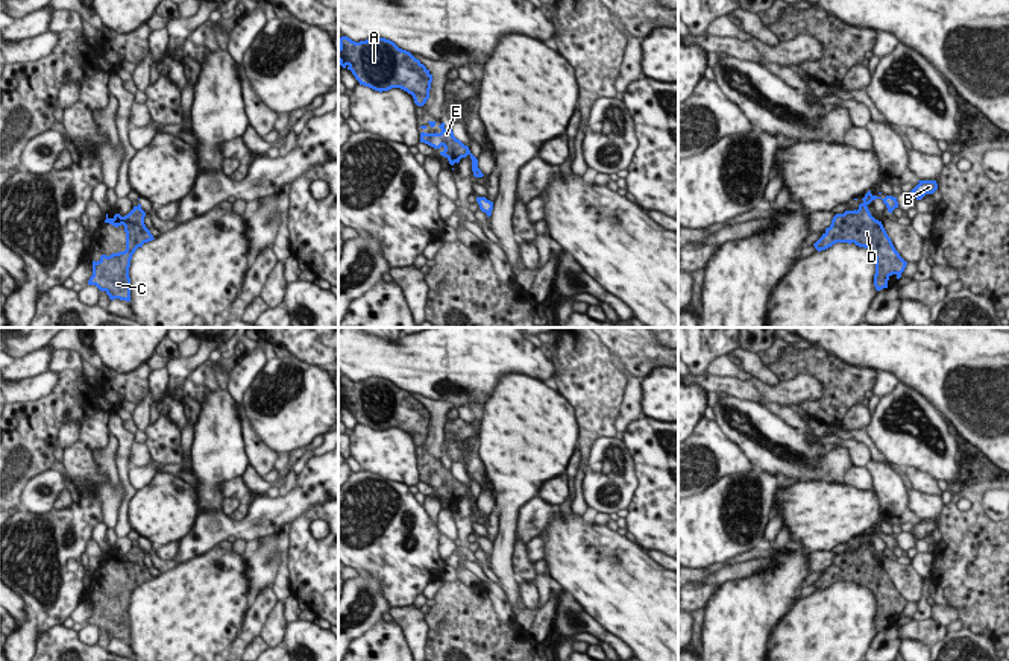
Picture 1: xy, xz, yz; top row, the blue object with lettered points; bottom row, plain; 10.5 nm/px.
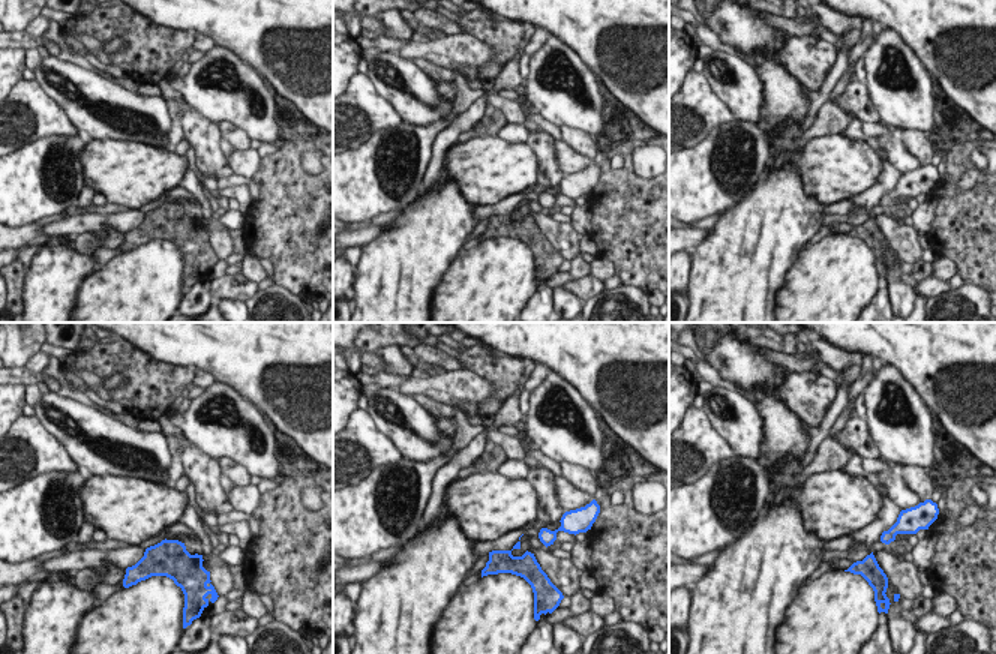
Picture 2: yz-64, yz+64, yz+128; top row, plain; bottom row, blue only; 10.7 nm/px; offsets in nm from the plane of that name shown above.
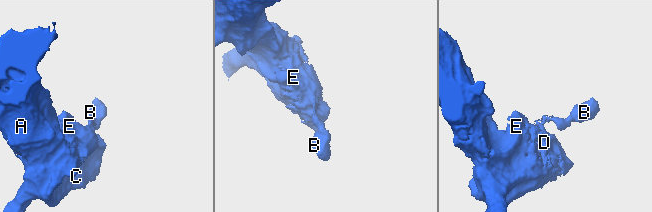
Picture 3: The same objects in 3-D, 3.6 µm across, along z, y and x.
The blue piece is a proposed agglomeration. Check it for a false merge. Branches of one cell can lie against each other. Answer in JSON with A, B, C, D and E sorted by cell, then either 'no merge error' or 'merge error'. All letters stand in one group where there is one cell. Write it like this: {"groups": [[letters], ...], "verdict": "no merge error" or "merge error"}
{"groups": [["A", "C", "D", "E"], ["B"]], "verdict": "merge error"}

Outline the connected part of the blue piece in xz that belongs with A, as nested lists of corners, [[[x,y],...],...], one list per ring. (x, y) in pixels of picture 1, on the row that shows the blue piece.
[[[347,36],[338,39],[338,62],[352,71],[360,85],[375,91],[401,88],[413,96],[417,106],[429,99],[432,74],[410,52],[385,38],[355,42]]]

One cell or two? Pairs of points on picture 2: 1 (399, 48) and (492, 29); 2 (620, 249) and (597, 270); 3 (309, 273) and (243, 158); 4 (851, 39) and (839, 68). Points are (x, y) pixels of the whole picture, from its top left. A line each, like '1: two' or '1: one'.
1: two
2: two
3: two
4: one

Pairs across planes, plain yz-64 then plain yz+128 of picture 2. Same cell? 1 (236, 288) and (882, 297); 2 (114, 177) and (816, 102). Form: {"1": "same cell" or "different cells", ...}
{"1": "different cells", "2": "different cells"}

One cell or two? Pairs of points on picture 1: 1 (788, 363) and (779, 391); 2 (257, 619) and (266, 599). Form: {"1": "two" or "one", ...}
{"1": "two", "2": "one"}

